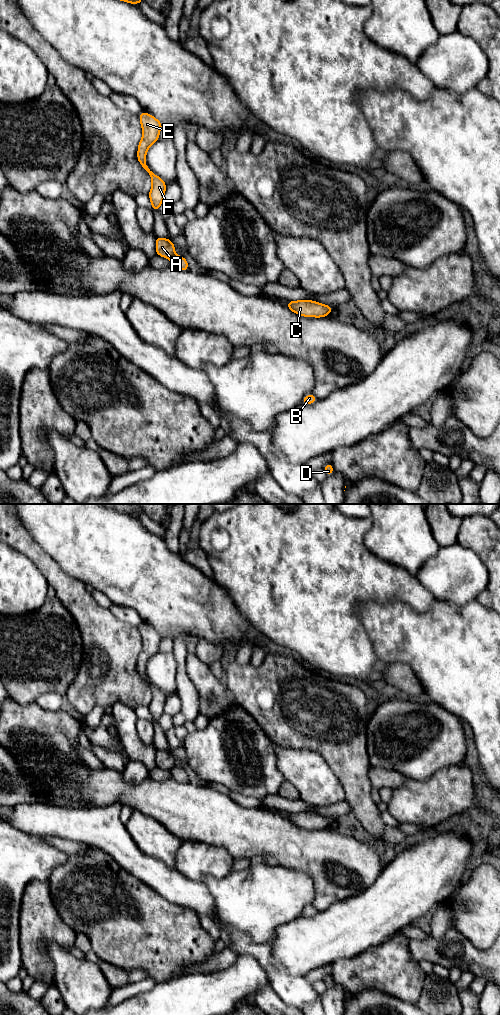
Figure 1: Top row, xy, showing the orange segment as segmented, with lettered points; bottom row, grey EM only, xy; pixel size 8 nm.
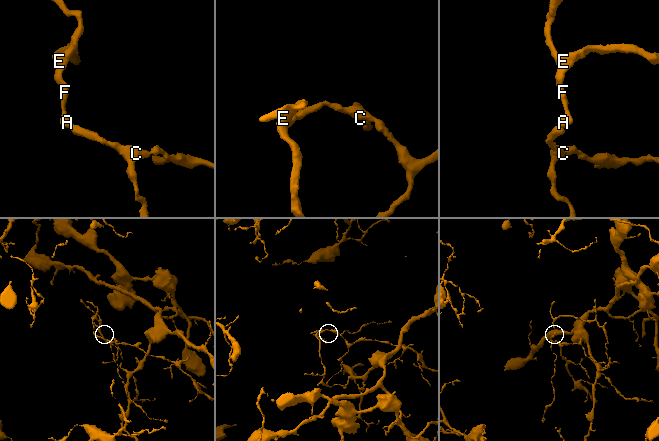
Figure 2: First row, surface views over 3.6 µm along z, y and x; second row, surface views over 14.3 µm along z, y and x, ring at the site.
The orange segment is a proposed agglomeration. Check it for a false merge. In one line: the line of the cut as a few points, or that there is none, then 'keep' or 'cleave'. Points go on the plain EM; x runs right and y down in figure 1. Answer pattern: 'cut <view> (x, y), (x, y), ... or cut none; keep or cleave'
cut xy (173, 765), (169, 770); cleave

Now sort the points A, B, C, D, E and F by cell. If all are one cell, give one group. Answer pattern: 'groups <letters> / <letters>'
groups A E F / B C D

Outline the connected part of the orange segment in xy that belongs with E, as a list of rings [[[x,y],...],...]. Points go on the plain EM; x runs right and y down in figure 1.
[[[142,624],[138,627],[143,643],[143,648],[138,657],[137,671],[140,677],[149,685],[152,692],[152,700],[148,706],[153,723],[159,722],[164,713],[166,695],[156,686],[154,686],[146,677],[146,664],[151,657],[159,652],[159,645],[163,639],[162,635],[152,627]]]

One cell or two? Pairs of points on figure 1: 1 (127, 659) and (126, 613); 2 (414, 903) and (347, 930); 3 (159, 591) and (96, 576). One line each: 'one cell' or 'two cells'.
1: two cells
2: one cell
3: one cell

